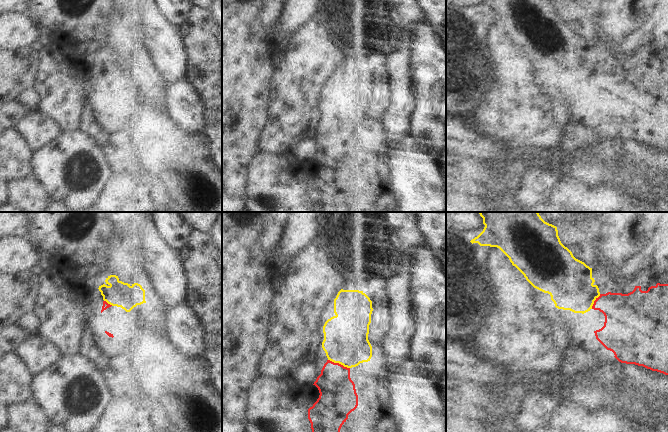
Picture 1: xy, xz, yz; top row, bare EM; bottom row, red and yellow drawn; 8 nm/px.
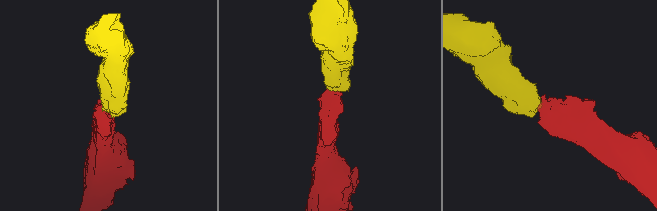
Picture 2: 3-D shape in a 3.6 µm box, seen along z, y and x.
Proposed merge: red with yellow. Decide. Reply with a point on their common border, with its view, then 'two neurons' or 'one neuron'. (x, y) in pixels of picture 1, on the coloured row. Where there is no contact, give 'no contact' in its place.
xz (338, 363) | one neuron

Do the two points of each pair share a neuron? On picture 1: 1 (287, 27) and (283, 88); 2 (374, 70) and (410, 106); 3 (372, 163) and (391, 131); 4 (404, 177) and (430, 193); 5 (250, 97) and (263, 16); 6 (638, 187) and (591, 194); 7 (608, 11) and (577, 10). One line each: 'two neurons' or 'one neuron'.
1: two neurons
2: two neurons
3: two neurons
4: one neuron
5: two neurons
6: one neuron
7: two neurons

